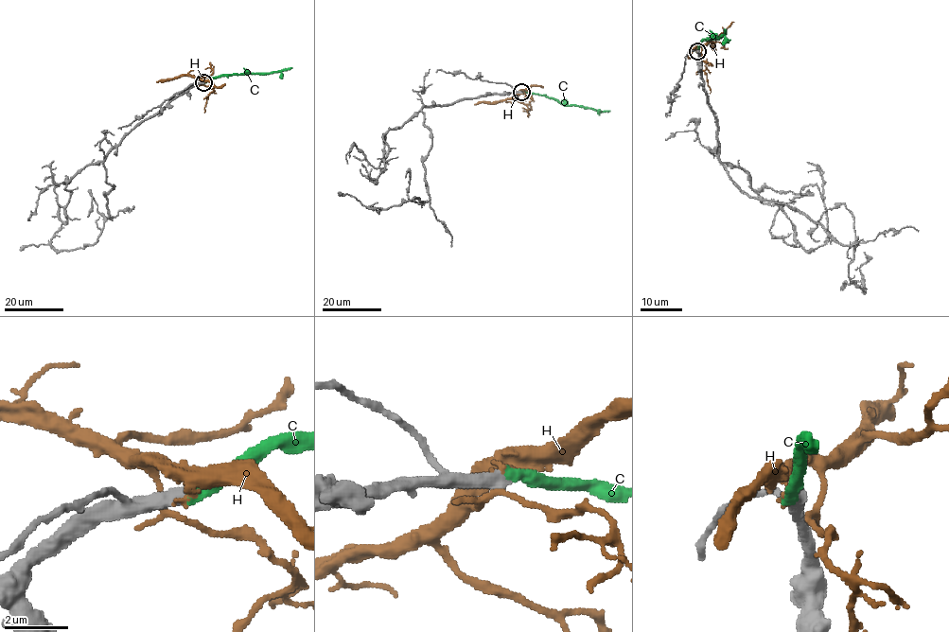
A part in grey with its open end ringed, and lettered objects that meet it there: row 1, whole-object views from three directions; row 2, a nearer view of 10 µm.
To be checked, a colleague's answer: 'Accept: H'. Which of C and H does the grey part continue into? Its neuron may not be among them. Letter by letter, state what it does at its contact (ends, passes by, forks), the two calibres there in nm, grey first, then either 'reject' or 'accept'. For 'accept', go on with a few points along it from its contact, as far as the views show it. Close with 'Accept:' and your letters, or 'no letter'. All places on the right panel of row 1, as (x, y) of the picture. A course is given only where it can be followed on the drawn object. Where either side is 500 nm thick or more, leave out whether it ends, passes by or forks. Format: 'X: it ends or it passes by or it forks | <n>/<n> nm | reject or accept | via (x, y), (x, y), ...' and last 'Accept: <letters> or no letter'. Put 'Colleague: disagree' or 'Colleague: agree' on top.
Colleague: disagree
C: it ends | 480/360 nm | accept | via (698, 51), (703, 41), (721, 36), (724, 29)
H: 500/220 nm | reject
Accept: C

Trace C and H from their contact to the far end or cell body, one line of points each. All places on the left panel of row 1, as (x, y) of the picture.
C: (203, 82), (212, 78), (275, 73), (291, 67)
H: (202, 82), (188, 76), (156, 82)

